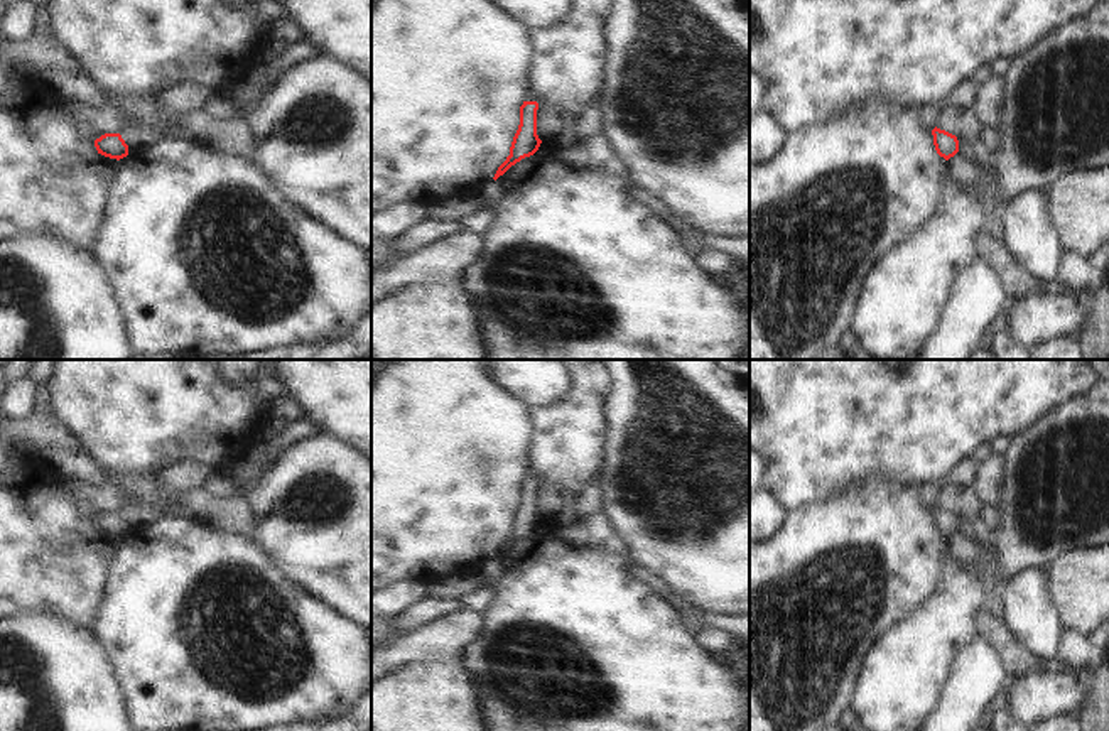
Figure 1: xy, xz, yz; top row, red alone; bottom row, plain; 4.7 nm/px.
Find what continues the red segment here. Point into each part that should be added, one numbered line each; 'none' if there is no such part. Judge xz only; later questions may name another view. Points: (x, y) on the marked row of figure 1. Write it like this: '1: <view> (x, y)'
none

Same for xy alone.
none

